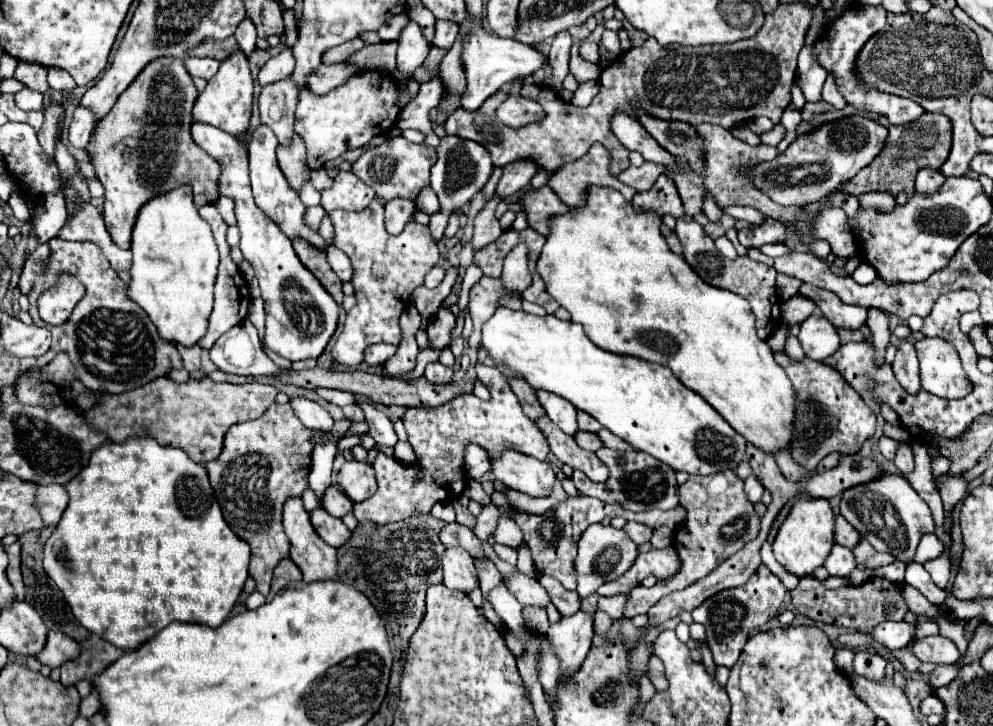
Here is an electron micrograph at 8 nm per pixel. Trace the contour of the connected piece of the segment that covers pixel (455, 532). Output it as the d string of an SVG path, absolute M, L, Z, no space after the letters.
M457 522L453 524L445 524L441 530L441 542L445 546L461 546L463 550L467 550L475 560L487 560L487 554L479 542L479 538L471 532L471 528L461 526Z

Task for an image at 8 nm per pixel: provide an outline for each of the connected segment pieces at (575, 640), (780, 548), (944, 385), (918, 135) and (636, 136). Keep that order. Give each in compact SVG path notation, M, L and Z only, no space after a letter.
M581 610L575 616L561 618L557 624L549 626L547 638L561 664L559 680L573 676L581 668L591 648L593 634L593 616Z
M799 498L793 504L787 520L779 528L779 534L773 542L775 558L787 572L795 574L797 578L813 576L813 572L825 564L827 552L831 552L831 548L835 544L833 532L835 532L835 516L833 516L829 502Z
M923 338L919 342L915 342L917 348L917 356L921 362L921 382L923 388L939 398L963 398L971 392L971 380L967 378L967 374L963 372L959 354L955 352L955 348L951 344L947 344L941 338Z
M925 112L919 120L909 122L905 126L889 126L889 138L881 154L865 166L851 182L847 182L839 192L845 196L859 196L869 190L887 190L893 194L907 192L907 196L913 196L915 192L915 176L919 168L931 166L941 168L941 164L947 160L951 150L951 122L943 114L929 114Z
M615 112L613 120L611 120L611 132L619 138L619 142L627 148L627 150L637 150L643 154L645 160L649 162L657 162L663 166L671 166L677 168L675 158L665 152L651 136L649 132L639 124L639 120L635 120L631 114L627 112Z

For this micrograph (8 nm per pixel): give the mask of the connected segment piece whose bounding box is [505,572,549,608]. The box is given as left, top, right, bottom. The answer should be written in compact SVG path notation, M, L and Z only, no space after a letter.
M519 572L517 576L505 580L505 584L509 586L509 590L515 594L515 598L517 598L521 604L547 608L549 596L547 596L545 588L543 588L537 580L533 580L533 578L529 578L529 576L525 576L525 574Z

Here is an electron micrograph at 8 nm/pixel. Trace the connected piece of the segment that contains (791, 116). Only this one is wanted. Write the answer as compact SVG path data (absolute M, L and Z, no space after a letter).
M789 104L789 106L785 108L785 112L783 112L783 118L781 118L781 124L787 128L787 134L785 134L785 138L783 138L783 140L779 142L779 146L777 146L777 152L779 152L779 154L783 154L783 152L789 148L789 144L797 138L795 130L797 130L799 122L801 122L801 110L799 110L795 104Z

